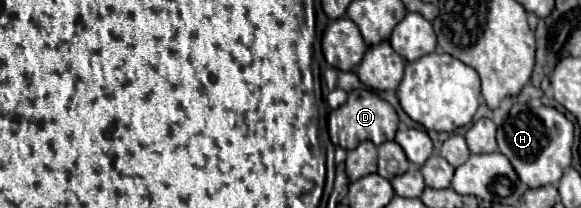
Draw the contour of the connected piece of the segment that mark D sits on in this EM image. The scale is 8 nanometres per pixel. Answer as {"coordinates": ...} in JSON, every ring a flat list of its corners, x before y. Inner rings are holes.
{"coordinates":[[355,89,349,93,347,101,331,111,329,115,329,135,335,147,343,147,343,149,355,149,355,145,359,145,359,141,373,141,375,145,381,145,383,141,391,141,395,137,397,131,397,113,395,109,381,99,375,91,371,89]]}

